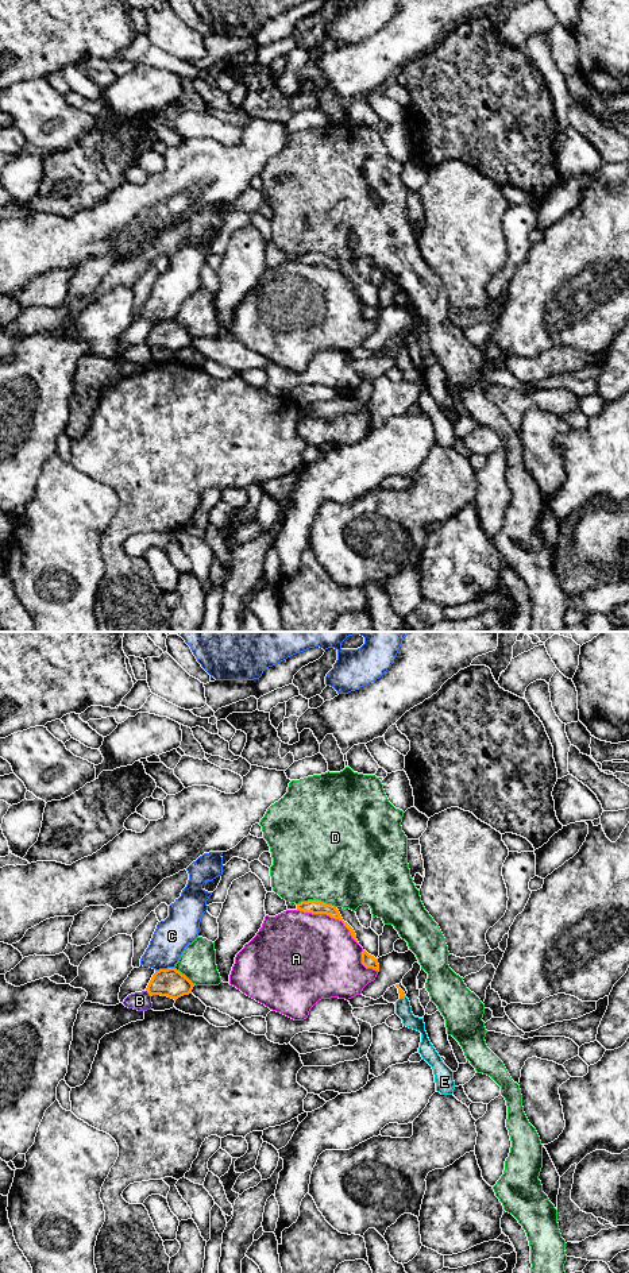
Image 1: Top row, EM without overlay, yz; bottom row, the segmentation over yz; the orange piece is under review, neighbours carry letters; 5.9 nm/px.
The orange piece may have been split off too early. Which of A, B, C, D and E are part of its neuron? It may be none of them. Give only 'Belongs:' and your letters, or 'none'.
Belongs: E

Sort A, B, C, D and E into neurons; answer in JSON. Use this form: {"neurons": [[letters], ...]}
{"neurons": [["A"], ["B"], ["C"], ["D"], ["E"]]}

